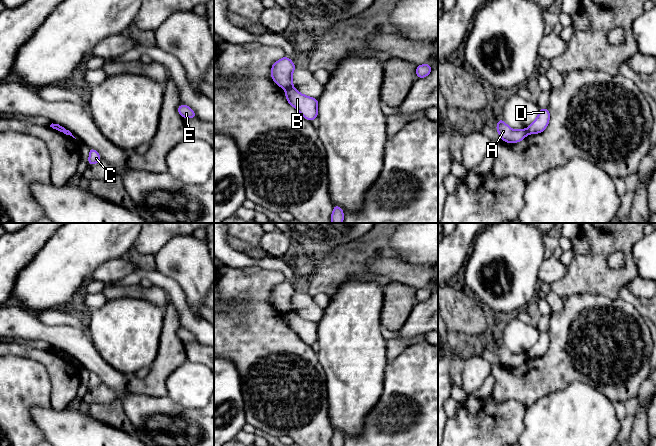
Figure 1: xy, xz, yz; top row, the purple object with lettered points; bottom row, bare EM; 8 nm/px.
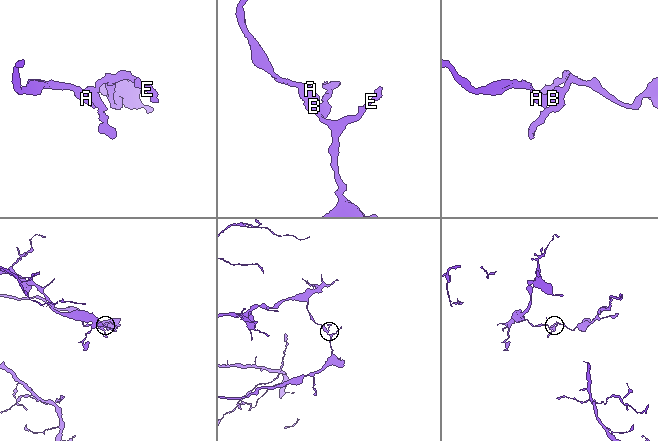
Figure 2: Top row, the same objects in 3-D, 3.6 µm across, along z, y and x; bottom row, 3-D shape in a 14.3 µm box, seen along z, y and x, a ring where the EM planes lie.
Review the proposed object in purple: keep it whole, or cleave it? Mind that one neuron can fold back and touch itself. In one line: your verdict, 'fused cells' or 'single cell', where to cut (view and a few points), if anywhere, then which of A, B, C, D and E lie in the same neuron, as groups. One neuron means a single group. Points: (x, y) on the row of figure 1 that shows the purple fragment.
fused cells | xz (292, 86), (286, 89) | A / B C D E

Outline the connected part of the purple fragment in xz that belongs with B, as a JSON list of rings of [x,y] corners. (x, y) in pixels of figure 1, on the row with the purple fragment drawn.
[[[293,87],[285,90],[288,103],[308,121],[318,118],[318,99],[301,94]]]

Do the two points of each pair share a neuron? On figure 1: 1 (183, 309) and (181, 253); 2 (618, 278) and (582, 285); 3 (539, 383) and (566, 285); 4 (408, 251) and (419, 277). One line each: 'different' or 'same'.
1: different
2: same
3: different
4: different

